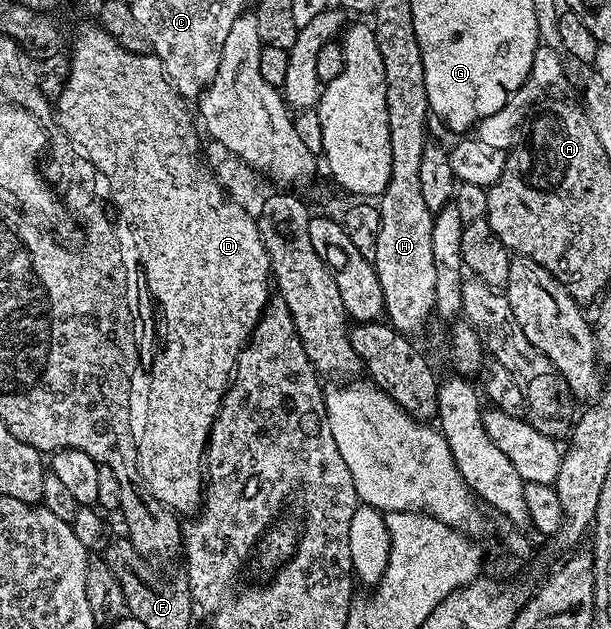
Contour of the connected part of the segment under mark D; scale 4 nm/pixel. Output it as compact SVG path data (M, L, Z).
M93 24L89 26L77 39L73 42L73 55L69 58L69 75L65 78L65 87L61 90L61 95L57 98L57 120L55 120L56 125L60 127L63 132L67 134L69 140L74 146L80 148L83 153L93 162L94 171L103 179L105 177L105 182L109 185L109 194L113 197L113 202L117 205L117 210L119 213L125 217L125 222L129 226L133 226L133 242L137 245L137 254L141 257L141 266L145 269L145 280L143 278L144 285L149 285L149 290L153 293L153 298L157 301L157 306L161 309L161 351L157 354L157 359L153 362L153 374L151 370L151 377L147 382L147 389L149 392L149 407L147 408L147 424L145 425L145 431L141 437L140 442L137 444L137 468L141 471L141 478L145 482L145 489L149 491L152 501L162 502L166 508L176 512L178 515L184 516L184 514L192 515L194 511L200 507L201 499L203 497L203 463L205 461L205 448L209 445L209 429L213 426L213 421L217 419L217 413L221 407L221 402L225 398L225 389L229 386L229 380L233 372L233 367L237 360L237 355L241 353L242 346L249 341L249 335L253 333L253 329L257 326L257 321L261 319L261 313L265 310L265 306L269 303L271 297L271 267L269 265L269 253L267 248L263 244L261 239L261 234L257 230L256 221L243 210L239 204L232 202L226 197L225 190L217 183L216 177L209 170L209 166L205 161L202 150L203 142L202 139L197 139L197 130L193 127L193 122L189 119L189 114L185 111L186 103L183 101L180 94L178 94L177 89L173 87L173 83L169 81L165 76L165 69L163 64L159 59L157 59L156 54L152 52L144 53L133 53L127 48L123 47L113 39L107 31L103 30L100 25Z

